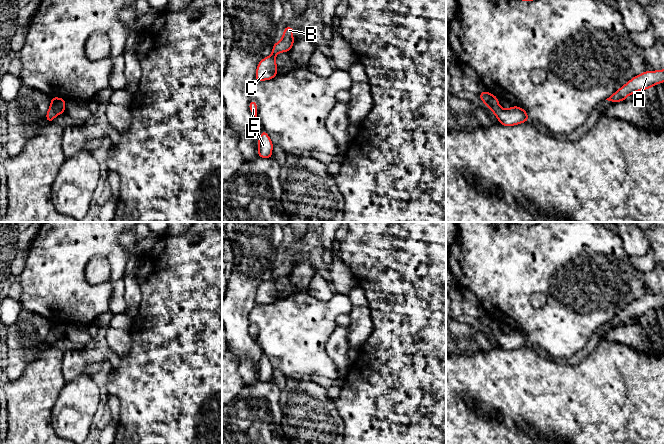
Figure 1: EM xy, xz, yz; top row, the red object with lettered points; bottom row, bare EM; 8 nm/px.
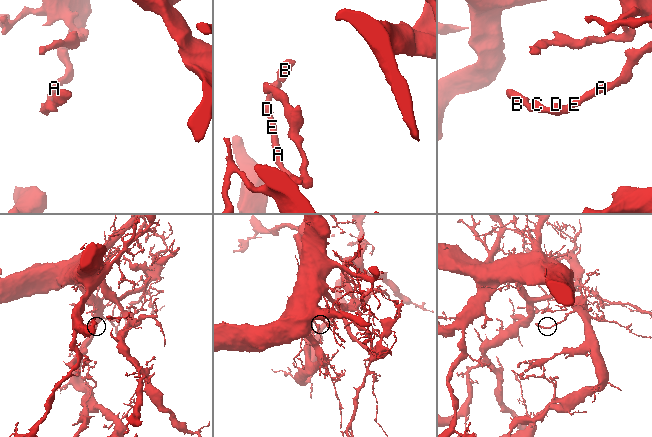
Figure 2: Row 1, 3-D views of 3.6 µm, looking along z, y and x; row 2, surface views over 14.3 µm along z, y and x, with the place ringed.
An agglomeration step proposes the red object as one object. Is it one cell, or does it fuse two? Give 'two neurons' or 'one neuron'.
one neuron

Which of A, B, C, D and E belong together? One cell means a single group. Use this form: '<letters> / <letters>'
A B C D E

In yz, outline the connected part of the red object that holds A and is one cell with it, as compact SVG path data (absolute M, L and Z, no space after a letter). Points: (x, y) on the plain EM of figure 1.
M664 293L657 295L645 295L644 297L633 301L624 310L618 313L606 324L610 326L619 326L626 324L626 321L641 314L649 313L656 308L664 306Z

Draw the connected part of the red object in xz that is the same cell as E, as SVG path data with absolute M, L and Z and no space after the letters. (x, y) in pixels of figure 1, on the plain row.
M265 354L261 356L258 364L258 381L272 382L273 367Z

